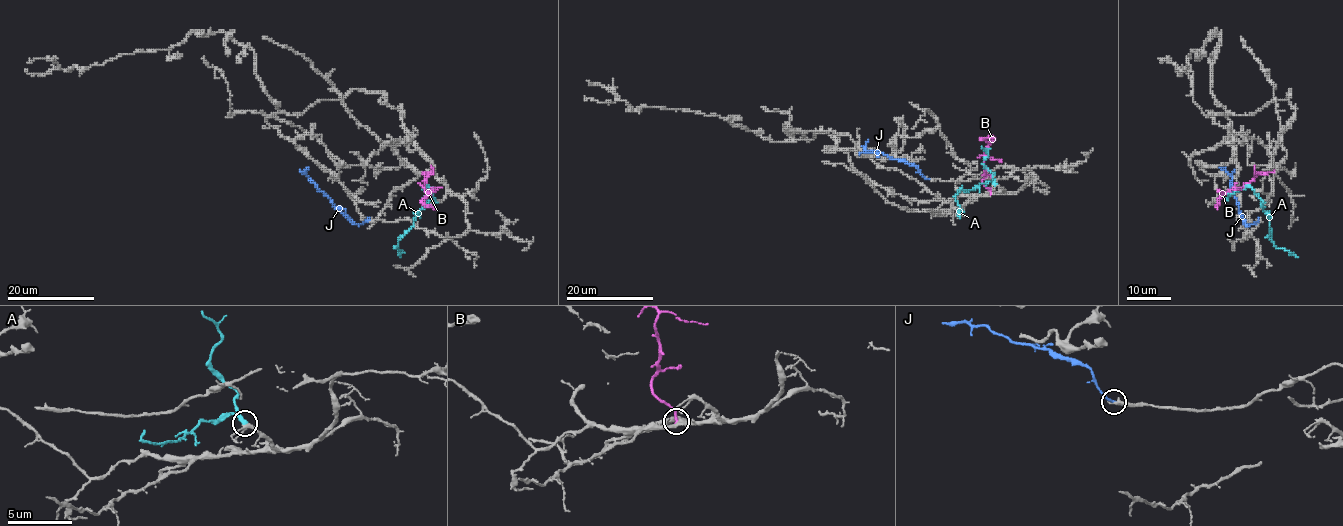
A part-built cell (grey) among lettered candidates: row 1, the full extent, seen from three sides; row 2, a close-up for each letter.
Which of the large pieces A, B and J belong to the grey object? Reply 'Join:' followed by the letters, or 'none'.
Join: A

